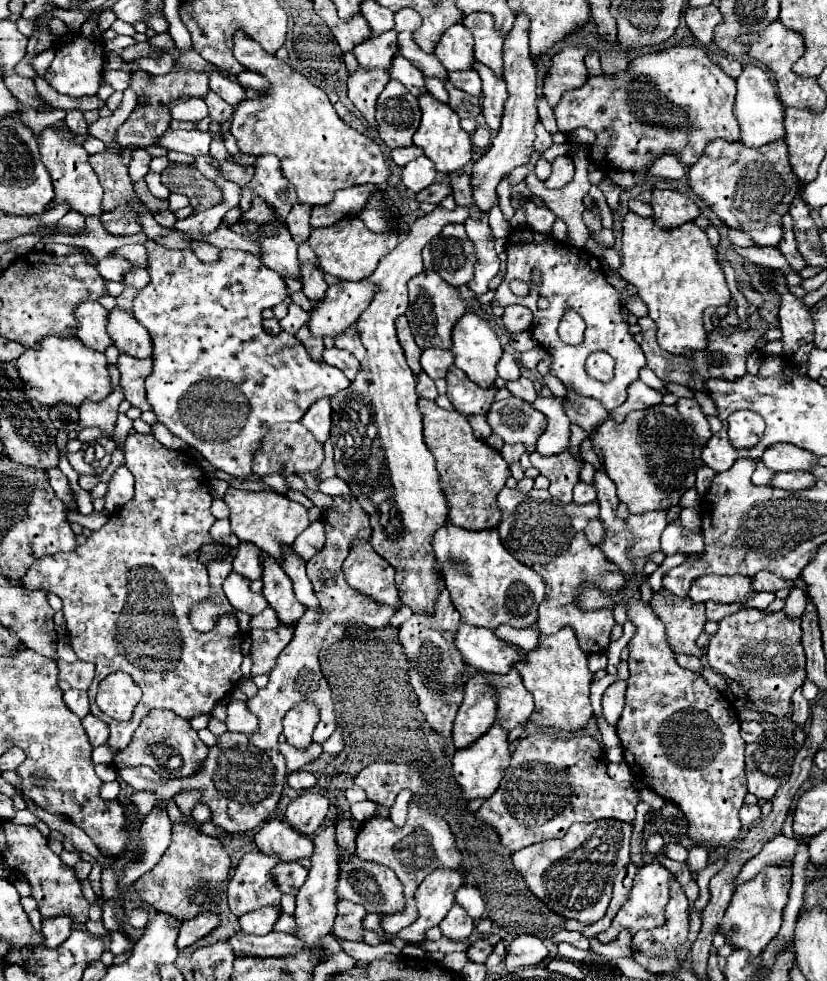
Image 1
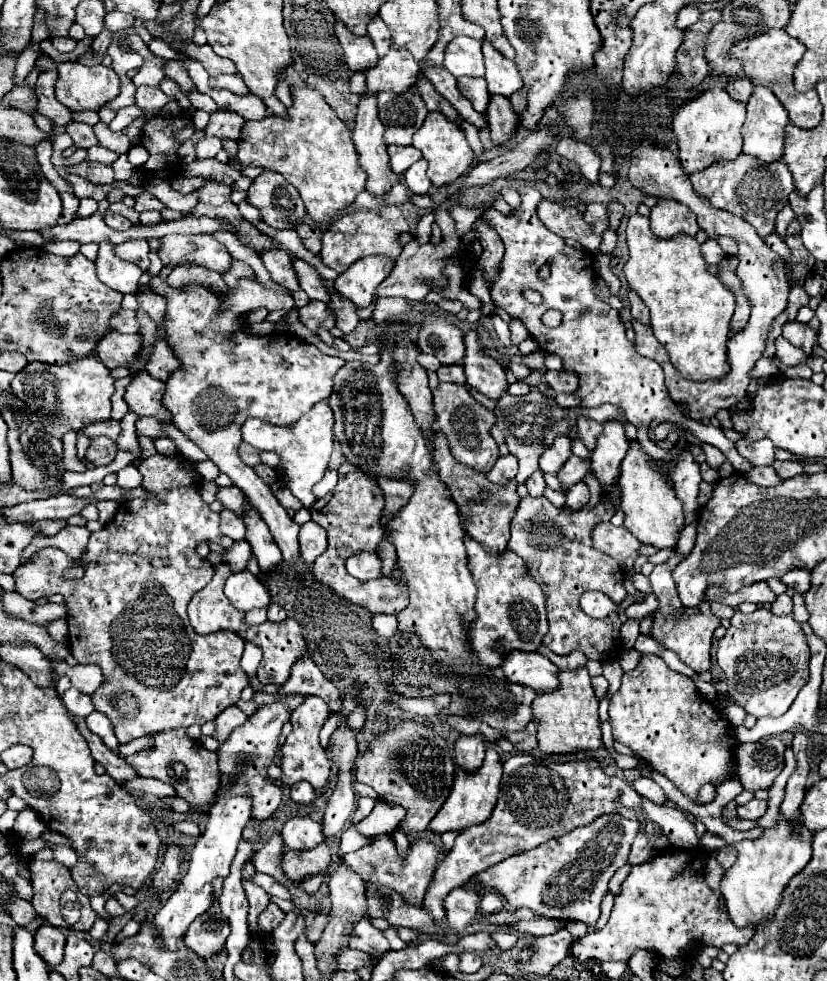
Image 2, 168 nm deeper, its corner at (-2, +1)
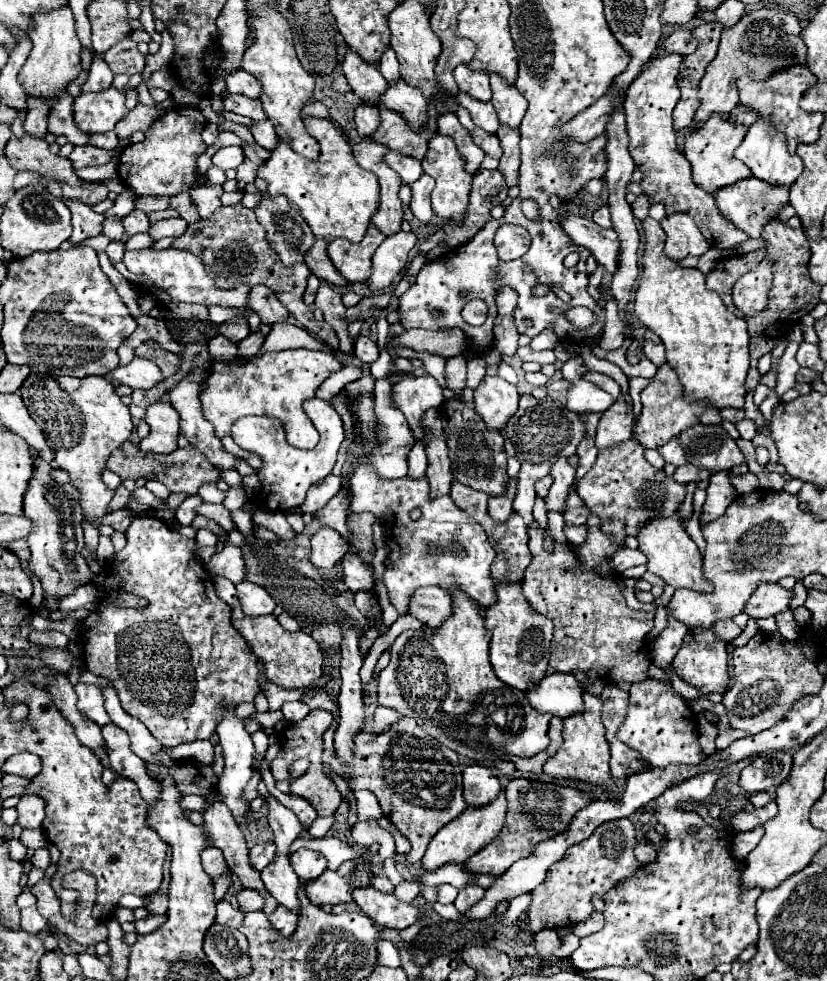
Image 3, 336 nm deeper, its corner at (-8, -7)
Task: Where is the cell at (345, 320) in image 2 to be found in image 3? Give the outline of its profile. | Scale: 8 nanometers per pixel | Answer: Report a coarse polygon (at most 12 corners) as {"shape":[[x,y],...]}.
{"shape":[[356,340],[354,354],[364,366],[378,360],[372,340]]}

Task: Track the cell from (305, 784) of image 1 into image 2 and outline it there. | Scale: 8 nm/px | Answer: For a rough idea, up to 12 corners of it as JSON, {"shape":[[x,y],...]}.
{"shape":[[308,782],[294,784],[290,798],[308,804],[316,798],[314,788]]}

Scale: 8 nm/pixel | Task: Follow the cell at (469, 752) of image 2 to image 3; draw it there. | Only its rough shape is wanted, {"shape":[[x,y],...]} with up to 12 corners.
{"shape":[[486,766],[464,768],[468,808],[490,804],[502,790]]}

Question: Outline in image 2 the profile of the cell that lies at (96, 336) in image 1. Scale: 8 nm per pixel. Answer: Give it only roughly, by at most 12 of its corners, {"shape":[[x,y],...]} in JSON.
{"shape":[[118,330],[98,340],[96,354],[108,368],[130,364],[140,350],[138,334]]}

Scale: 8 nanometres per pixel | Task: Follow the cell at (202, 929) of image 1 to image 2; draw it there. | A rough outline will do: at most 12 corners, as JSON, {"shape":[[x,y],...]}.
{"shape":[[202,914],[184,944],[200,958],[222,950],[226,916]]}

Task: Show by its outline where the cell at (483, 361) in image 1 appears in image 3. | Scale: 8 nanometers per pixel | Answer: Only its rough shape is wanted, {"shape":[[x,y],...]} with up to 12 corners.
{"shape":[[484,378],[474,410],[502,432],[518,410],[518,390],[502,378]]}

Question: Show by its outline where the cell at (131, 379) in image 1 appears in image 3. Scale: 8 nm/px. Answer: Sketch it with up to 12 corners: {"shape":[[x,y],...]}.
{"shape":[[170,402],[148,406],[150,434],[140,450],[170,454],[180,434],[178,412]]}

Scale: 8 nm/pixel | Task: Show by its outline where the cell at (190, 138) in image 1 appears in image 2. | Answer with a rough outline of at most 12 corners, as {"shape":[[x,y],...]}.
{"shape":[[204,136],[196,142],[198,158],[214,158],[220,138]]}

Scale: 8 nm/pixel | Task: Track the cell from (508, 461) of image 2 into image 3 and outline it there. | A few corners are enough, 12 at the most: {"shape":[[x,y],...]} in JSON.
{"shape":[[516,478],[506,494],[488,500],[488,514],[506,522],[512,514]]}

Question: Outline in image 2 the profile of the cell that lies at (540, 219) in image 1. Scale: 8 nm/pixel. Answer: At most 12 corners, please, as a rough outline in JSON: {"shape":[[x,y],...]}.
{"shape":[[542,200],[538,218],[562,238],[584,240],[598,252],[602,238],[592,234],[574,206]]}

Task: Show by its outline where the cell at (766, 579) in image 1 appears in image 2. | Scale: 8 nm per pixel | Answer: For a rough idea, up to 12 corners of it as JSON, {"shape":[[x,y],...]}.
{"shape":[[790,570],[780,578],[788,588],[806,592],[808,570]]}

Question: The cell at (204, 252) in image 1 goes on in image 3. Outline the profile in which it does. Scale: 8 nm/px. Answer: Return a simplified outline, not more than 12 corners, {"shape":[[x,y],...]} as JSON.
{"shape":[[266,286],[250,290],[248,304],[266,326],[290,316]]}

